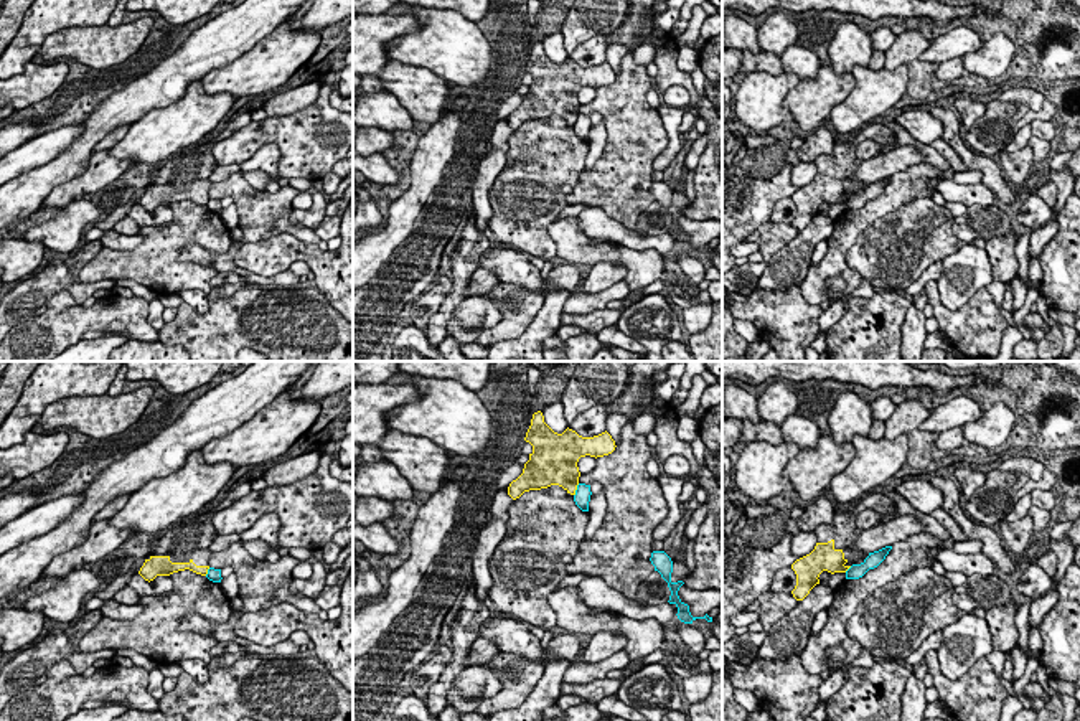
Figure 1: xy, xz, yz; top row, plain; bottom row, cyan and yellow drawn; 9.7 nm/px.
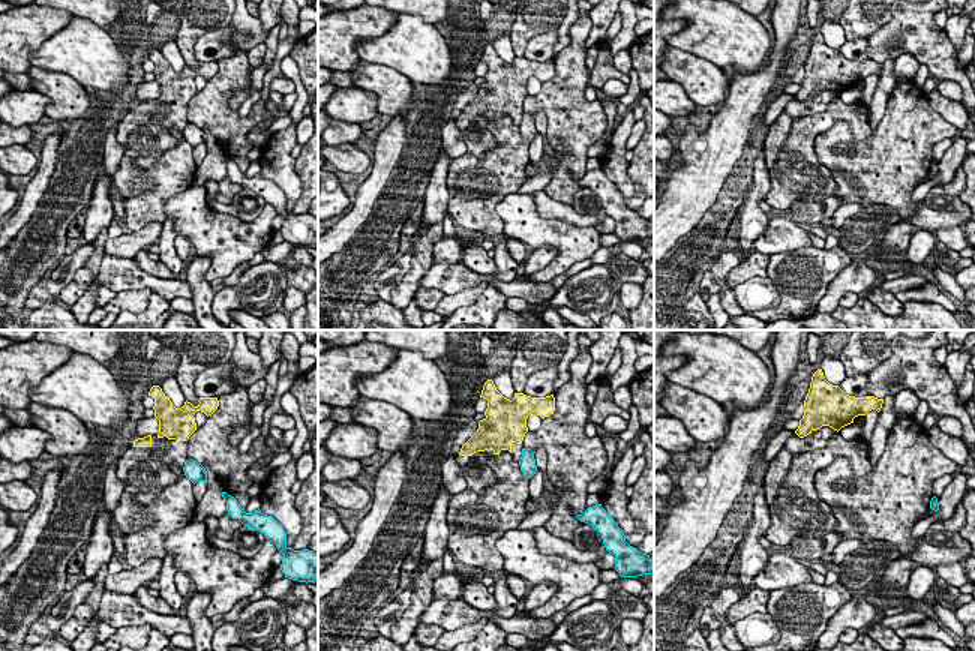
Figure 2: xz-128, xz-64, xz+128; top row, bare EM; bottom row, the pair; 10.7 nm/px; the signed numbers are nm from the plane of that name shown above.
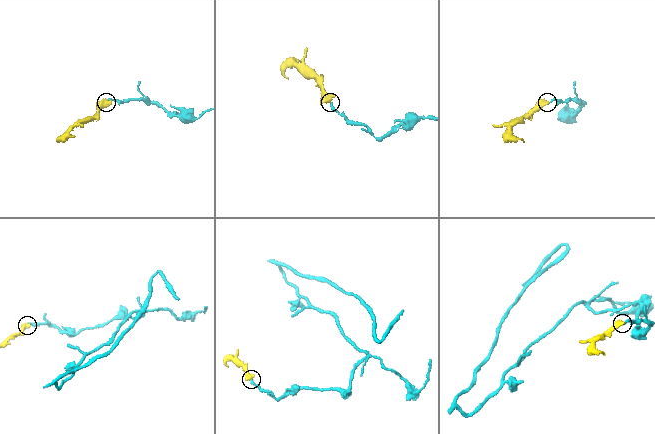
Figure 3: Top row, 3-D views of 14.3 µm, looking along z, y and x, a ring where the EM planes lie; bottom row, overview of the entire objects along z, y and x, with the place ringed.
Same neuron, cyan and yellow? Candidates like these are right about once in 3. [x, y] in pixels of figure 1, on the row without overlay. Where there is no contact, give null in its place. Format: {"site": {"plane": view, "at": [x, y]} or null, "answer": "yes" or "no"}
{"site": {"plane": "xz", "at": [576, 121]}, "answer": "no"}

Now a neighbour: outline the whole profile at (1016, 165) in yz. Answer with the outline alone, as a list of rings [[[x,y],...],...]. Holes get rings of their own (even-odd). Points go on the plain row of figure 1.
[[[1029,145],[1012,153],[1001,152],[1001,168],[1006,180],[1012,186],[1026,183],[1026,177],[1031,172],[1032,163],[1034,163],[1034,152]]]

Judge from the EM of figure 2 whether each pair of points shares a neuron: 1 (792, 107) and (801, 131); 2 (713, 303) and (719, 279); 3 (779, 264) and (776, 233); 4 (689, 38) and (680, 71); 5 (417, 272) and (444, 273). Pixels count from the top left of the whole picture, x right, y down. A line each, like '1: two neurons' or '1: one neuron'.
1: two neurons
2: two neurons
3: two neurons
4: two neurons
5: two neurons

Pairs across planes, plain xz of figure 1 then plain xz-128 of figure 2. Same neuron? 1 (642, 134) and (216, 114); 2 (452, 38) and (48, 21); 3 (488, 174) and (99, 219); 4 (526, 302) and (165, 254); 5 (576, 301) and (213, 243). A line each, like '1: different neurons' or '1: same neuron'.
1: same neuron
2: different neurons
3: same neuron
4: different neurons
5: same neuron

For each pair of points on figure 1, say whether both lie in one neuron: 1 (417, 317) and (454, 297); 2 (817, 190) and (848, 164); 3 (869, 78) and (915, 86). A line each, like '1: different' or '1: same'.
1: different
2: same
3: different

